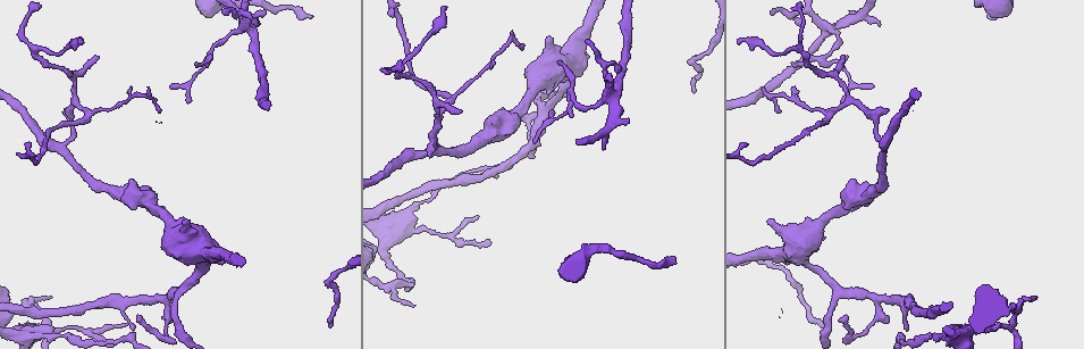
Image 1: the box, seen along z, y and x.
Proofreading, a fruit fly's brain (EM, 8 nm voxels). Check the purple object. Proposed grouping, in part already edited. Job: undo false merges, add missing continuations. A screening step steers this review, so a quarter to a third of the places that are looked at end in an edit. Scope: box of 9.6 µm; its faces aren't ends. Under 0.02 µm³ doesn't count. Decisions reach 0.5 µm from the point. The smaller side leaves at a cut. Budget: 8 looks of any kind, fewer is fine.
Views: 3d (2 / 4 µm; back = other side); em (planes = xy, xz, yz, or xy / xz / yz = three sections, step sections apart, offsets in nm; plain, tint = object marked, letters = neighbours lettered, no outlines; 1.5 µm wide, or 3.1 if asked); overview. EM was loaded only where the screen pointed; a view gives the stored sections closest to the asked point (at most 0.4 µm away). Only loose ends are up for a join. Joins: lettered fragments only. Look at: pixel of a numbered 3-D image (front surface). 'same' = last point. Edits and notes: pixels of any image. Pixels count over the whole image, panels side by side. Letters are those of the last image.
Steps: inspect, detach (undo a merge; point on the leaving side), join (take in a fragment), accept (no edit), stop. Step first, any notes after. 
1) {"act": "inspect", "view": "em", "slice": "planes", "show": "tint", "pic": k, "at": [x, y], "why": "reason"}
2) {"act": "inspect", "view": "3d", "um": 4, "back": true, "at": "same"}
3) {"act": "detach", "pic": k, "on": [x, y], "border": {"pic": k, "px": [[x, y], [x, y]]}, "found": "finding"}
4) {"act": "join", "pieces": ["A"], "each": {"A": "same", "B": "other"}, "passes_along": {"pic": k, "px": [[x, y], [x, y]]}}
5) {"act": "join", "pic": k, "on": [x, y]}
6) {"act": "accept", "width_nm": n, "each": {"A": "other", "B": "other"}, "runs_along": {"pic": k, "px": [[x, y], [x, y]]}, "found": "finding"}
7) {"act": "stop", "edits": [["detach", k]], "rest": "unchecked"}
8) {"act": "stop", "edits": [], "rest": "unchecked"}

{"act": "inspect", "view": "em", "slice": "planes", "show": "letters", "pic": 1, "at": [548, 112], "why": "branch stops here"}

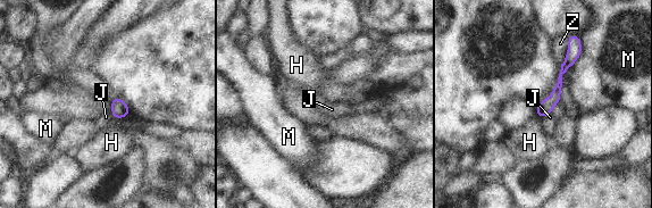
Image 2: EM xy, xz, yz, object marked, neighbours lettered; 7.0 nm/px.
{"act": "accept", "each": {"H": "other", "J": "other", "M": "other", "Z": "other"}, "found": "none of them fits"}

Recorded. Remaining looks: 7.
{"act": "inspect", "view": "3d", "um": 2, "pic": 1, "at": [1036, 297], "why": "thin end"}

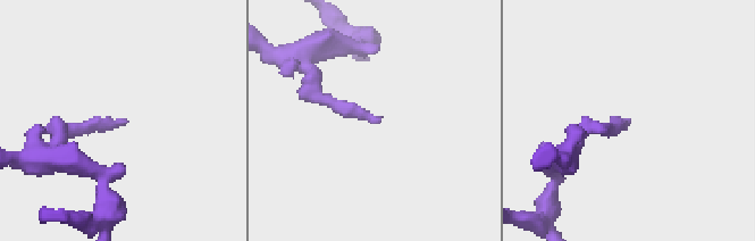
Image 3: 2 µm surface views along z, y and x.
{"act": "inspect", "view": "em", "slice": "planes", "show": "letters", "pic": 3, "at": [626, 120]}

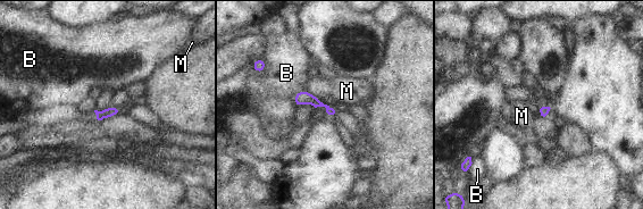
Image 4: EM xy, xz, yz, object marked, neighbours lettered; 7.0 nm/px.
{"act": "accept", "each": {"B": "other", "M": "other"}, "runs_along": {"pic": 4, "px": [[298, 95], [311, 99], [333, 111]]}, "found": "none of them fits"}

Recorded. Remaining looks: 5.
{"act": "inspect", "view": "3d", "um": 4, "pic": 1, "at": [137, 316], "why": "thin end"}

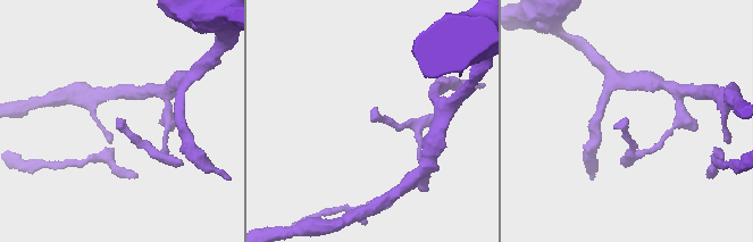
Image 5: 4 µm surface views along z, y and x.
{"act": "inspect", "view": "em", "slice": "xz", "step": 8, "show": "tint", "pic": 5, "at": [373, 120], "why": "shape alone is not enough"}

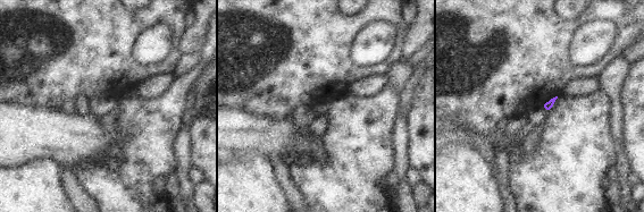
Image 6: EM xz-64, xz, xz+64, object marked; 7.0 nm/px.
{"act": "inspect", "view": "em", "slice": "planes", "show": "letters", "at": "same"}

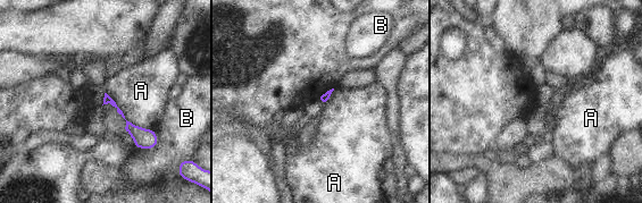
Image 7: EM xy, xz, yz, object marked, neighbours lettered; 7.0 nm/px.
{"act": "accept", "each": {"A": "other", "B": "other"}, "border": {"pic": 7, "px": [[106, 92], [127, 120], [152, 129]]}, "found": "none of them fits"}

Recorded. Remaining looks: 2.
{"act": "stop", "edits": [], "rest": "unchecked"}

